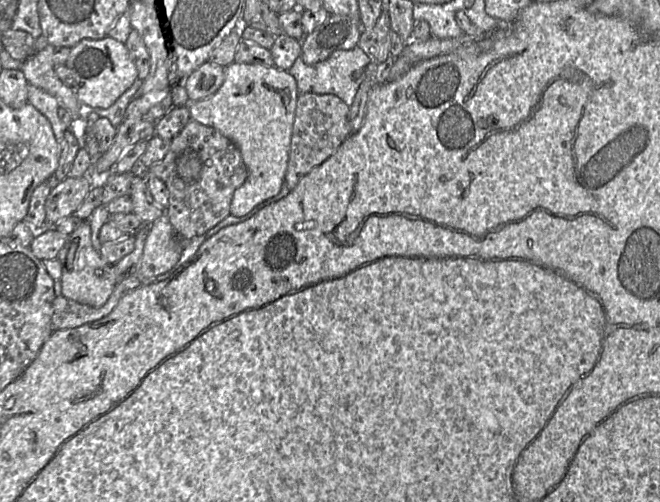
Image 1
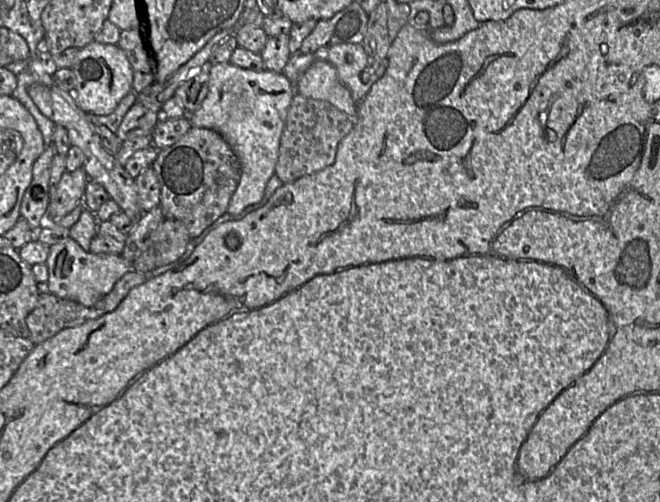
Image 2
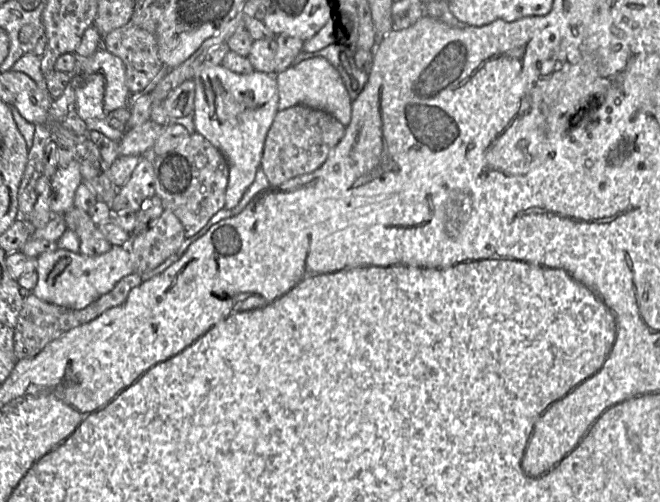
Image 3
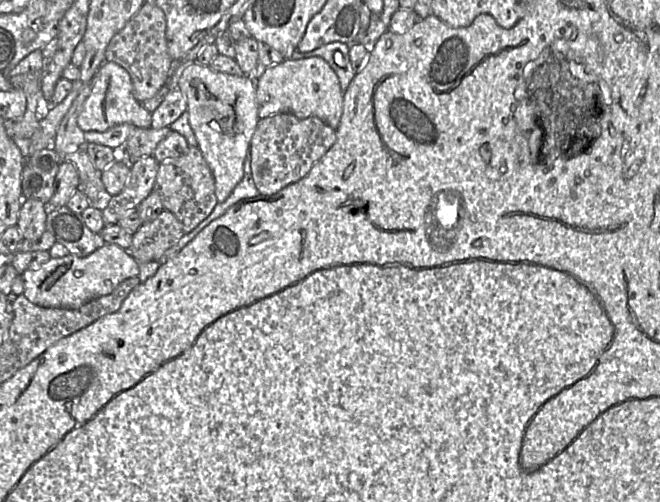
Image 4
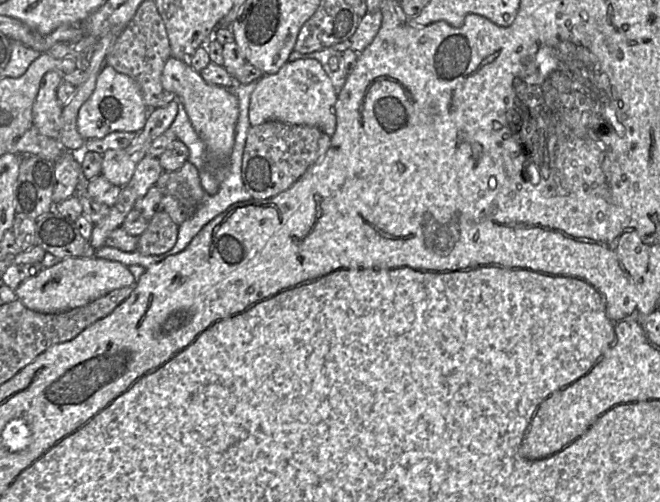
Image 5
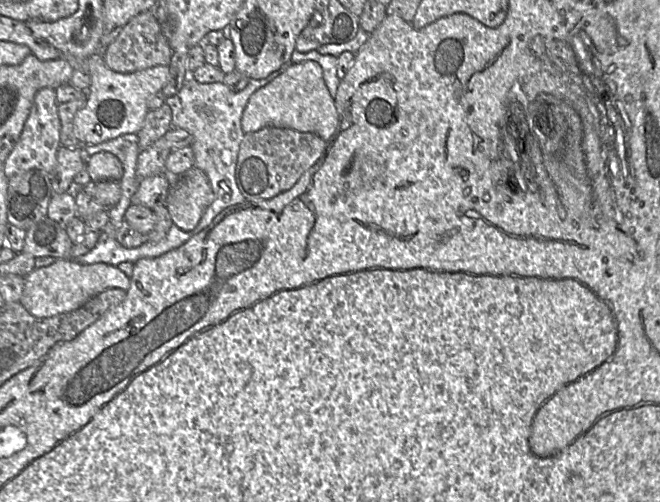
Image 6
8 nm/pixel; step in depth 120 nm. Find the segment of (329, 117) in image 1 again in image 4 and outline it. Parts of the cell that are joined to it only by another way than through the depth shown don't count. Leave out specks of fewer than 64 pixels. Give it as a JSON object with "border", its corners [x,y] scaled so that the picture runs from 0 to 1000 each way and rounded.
{"border":[[[424,225],[394,237],[379,283],[382,355],[394,388],[414,388],[467,347],[474,329],[509,281],[509,259],[480,233],[455,237],[441,225]]]}

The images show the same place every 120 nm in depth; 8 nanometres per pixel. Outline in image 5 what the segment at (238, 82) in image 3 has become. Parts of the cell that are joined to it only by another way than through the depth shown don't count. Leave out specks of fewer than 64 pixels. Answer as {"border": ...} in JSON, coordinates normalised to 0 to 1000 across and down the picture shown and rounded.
{"border":[[[258,114],[245,141],[244,167],[250,181],[262,183],[270,199],[277,205],[289,247],[311,285],[317,323],[303,345],[305,369],[315,388],[329,384],[333,369],[333,353],[341,331],[341,321],[348,311],[356,283],[356,257],[362,231],[359,193],[345,177],[330,169],[315,167],[295,141],[283,122]]]}

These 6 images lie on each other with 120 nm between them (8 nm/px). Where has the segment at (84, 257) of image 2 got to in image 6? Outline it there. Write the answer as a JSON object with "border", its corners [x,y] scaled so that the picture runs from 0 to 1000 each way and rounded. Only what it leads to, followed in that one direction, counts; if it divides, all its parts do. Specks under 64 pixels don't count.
{"border":[[[86,516],[80,526],[53,534],[38,552],[30,604],[52,631],[70,633],[112,620],[136,594],[168,574],[192,580],[197,554],[177,530],[161,524],[124,526],[112,516]]]}

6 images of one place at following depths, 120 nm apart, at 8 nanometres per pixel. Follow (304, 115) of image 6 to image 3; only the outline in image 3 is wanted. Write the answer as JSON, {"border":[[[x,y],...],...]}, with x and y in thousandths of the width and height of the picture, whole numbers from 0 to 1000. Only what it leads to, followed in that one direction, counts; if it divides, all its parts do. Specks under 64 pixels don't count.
{"border":[[[474,114],[439,129],[429,143],[417,147],[417,153],[423,187],[423,221],[447,209],[461,209],[498,225],[523,253],[530,245],[533,199],[514,145],[491,116]]]}

